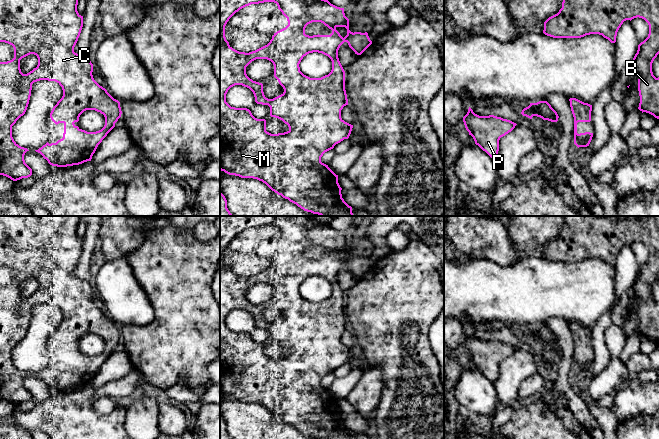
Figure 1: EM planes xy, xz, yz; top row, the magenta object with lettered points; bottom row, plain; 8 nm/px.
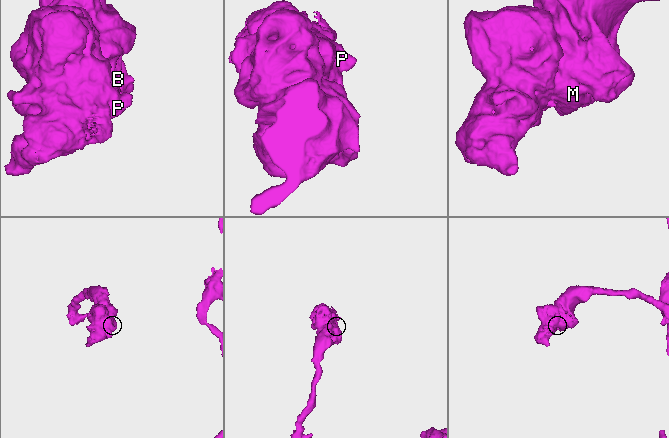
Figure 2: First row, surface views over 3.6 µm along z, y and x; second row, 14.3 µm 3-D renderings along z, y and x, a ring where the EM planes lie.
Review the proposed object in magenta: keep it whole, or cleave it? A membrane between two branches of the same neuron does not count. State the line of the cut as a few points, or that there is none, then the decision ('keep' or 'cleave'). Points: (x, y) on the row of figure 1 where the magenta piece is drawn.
cut none; keep

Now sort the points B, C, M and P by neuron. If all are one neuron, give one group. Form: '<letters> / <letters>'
B C M P

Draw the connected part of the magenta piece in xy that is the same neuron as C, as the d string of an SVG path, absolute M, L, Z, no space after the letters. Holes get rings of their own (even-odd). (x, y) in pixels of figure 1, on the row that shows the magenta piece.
M0 0L0 42L13 46L14 58L7 62L0 62L0 175L13 181L28 178L32 175L32 169L25 163L24 155L27 148L19 146L12 137L12 126L25 114L32 90L32 84L40 80L57 82L63 90L62 98L53 107L50 118L57 125L64 124L63 138L56 143L43 145L36 152L52 166L67 167L79 165L91 161L98 145L115 127L115 123L121 117L120 102L114 99L105 88L100 86L93 78L93 64L86 56L74 52L74 47L83 27L83 16L77 11L78 0ZM30 54L38 58L38 65L27 74L20 69L20 60ZM86 110L95 110L105 117L104 127L96 132L87 132L80 129L74 123L79 121L80 115Z

